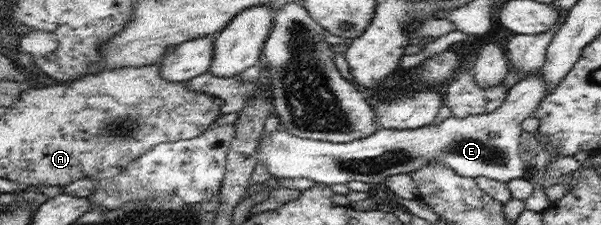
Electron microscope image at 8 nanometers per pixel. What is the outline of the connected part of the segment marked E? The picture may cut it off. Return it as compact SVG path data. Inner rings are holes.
M528 74L507 91L507 97L490 114L446 118L438 125L396 130L378 128L374 134L352 142L328 142L300 138L281 127L270 136L261 136L257 146L261 165L278 178L310 178L324 184L348 184L353 179L369 184L383 181L392 174L410 174L432 161L448 165L460 176L487 176L507 183L524 176L525 164L520 156L520 124L533 115L547 95L547 82L542 75Z

